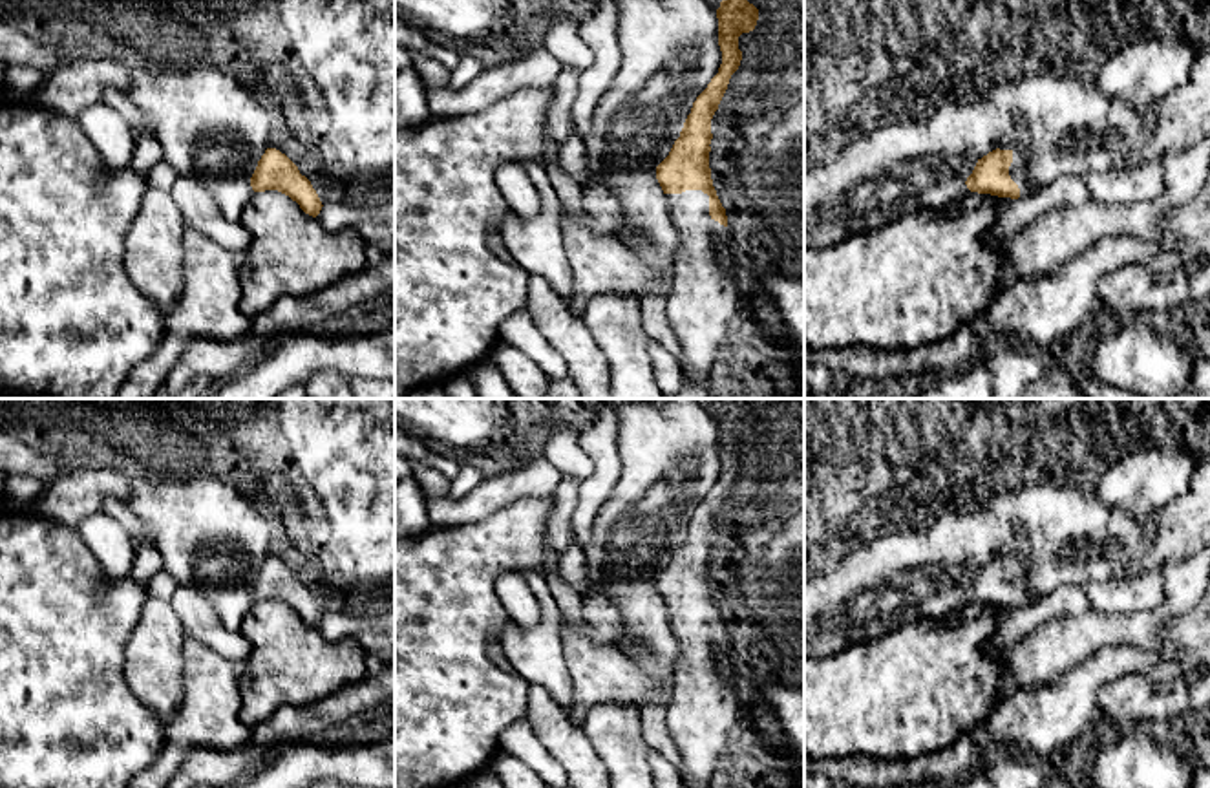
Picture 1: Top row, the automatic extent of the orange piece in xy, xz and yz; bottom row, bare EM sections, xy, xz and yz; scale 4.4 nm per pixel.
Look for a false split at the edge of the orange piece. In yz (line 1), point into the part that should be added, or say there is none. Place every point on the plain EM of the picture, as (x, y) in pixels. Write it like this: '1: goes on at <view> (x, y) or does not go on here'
1: goes on at yz (1018, 567)

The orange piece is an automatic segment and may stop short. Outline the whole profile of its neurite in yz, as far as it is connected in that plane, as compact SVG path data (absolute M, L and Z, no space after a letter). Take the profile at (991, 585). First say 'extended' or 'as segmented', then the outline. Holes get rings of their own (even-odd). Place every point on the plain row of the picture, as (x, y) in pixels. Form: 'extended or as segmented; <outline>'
extended; M992 559L978 569L965 594L971 602L1018 609L1035 602L1016 580L1025 572L1020 559Z

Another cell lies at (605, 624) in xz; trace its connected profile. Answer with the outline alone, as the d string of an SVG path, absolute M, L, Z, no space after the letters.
M592 591L583 598L583 622L589 625L589 636L594 644L605 644L621 651L625 622L603 592Z

